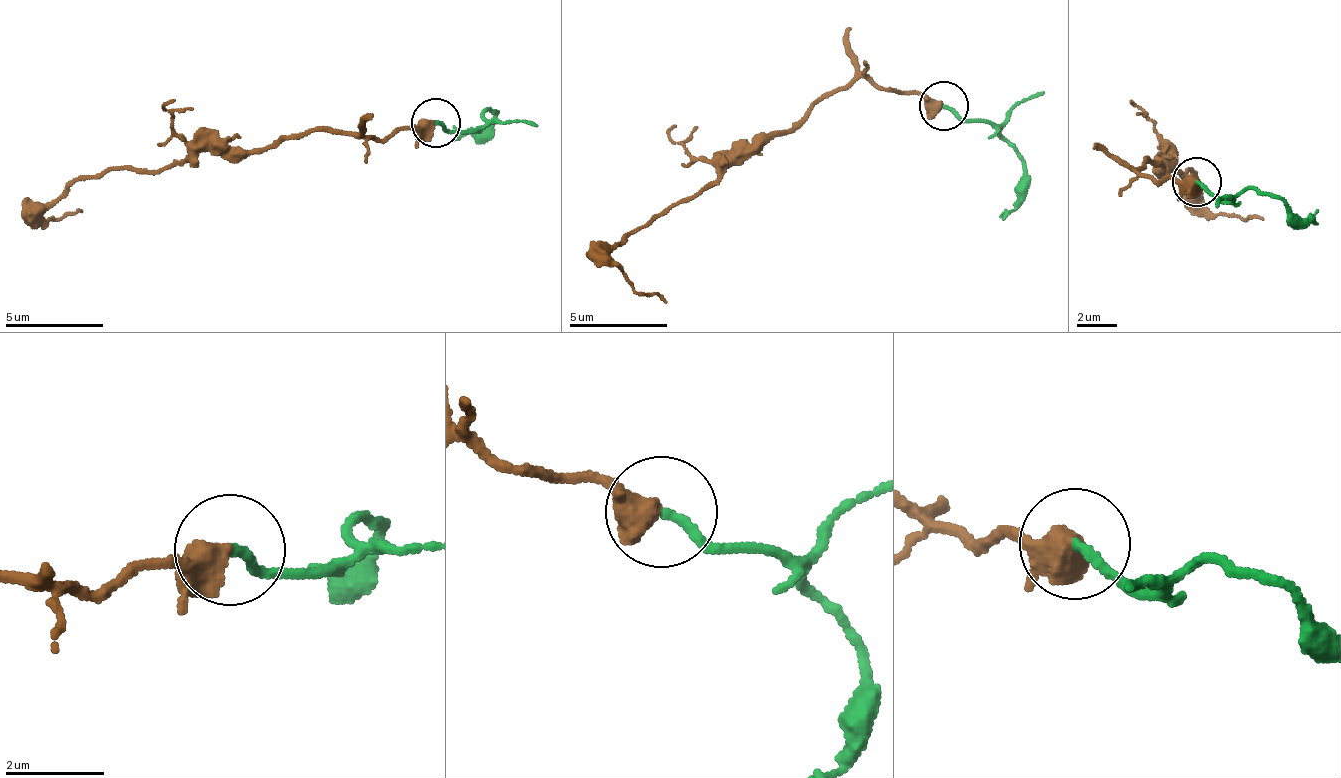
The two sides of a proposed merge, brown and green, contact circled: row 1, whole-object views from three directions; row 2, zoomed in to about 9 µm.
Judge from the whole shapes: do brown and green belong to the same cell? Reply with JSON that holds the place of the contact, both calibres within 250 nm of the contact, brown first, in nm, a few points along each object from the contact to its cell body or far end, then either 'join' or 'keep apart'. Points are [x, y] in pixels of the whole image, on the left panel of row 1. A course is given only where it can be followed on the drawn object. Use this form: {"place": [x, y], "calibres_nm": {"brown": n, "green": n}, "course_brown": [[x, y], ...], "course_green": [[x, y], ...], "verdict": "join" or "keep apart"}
{"place": [436, 122], "calibres_nm": {"brown": 550, "green": 200}, "course_brown": [[435, 121], [374, 138], [304, 129], [275, 146], [195, 150], [155, 172], [102, 171], [42, 212], [80, 211]], "course_green": [[435, 121], [449, 132], [473, 131], [485, 111], [495, 113], [494, 119], [475, 132], [462, 134], [454, 123]], "verdict": "join"}

